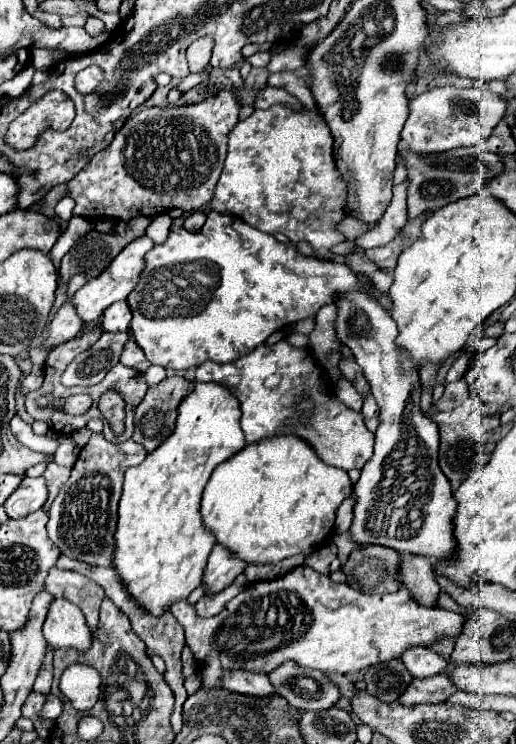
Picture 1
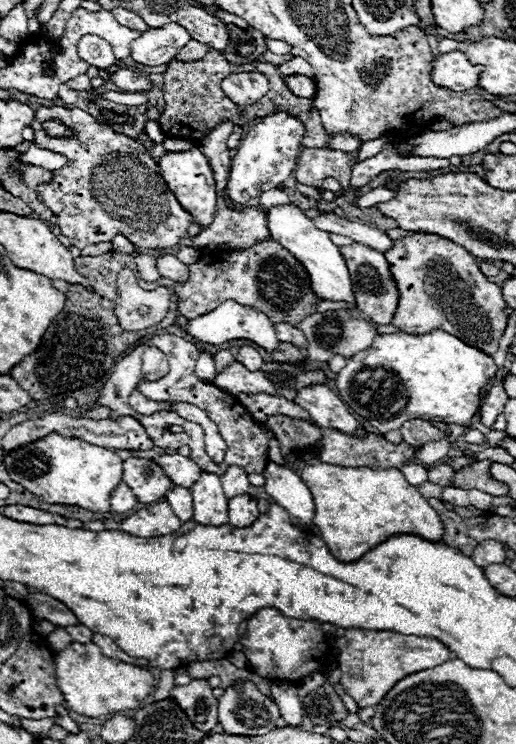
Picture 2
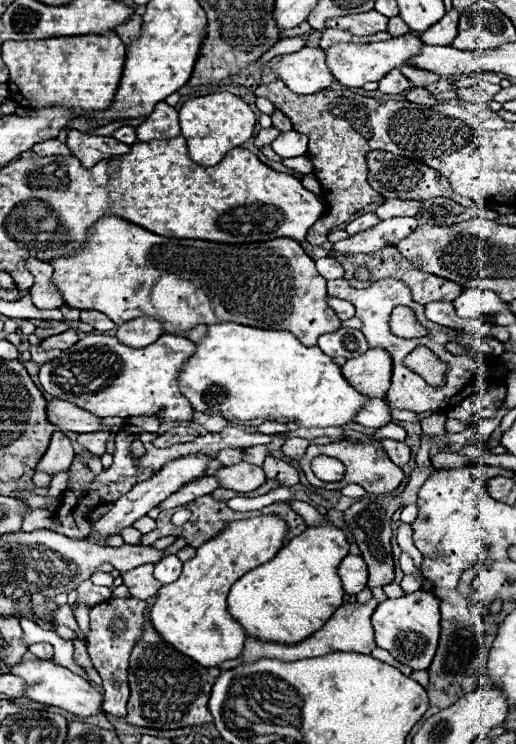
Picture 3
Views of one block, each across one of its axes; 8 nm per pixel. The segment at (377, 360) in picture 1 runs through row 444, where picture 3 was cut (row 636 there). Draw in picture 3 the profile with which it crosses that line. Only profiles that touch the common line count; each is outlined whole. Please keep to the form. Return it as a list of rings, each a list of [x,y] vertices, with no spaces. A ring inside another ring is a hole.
[[[412,592],[402,598],[388,598],[372,614],[378,648],[388,650],[398,662],[412,670],[428,670],[440,636],[440,600],[430,592]]]

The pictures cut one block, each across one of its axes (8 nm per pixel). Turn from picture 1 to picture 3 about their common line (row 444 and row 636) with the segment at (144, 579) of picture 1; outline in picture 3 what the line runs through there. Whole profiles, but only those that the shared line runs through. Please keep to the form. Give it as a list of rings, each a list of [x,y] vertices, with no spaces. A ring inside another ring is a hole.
[[[256,516],[228,524],[216,538],[202,544],[196,550],[196,556],[184,562],[180,578],[162,586],[156,594],[150,622],[160,638],[206,668],[214,668],[226,660],[236,660],[244,648],[246,634],[226,610],[228,590],[246,572],[270,562],[282,548],[284,536],[284,520],[278,516]]]

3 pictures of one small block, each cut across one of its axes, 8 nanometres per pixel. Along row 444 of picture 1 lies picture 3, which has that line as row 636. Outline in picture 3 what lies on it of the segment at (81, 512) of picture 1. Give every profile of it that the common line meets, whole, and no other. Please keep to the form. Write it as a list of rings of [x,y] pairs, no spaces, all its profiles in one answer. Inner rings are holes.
[[[110,598],[106,602],[96,604],[94,608],[90,608],[90,632],[86,636],[86,650],[88,650],[88,658],[92,660],[96,672],[102,678],[102,686],[104,686],[104,710],[112,716],[126,716],[126,702],[130,696],[128,690],[128,660],[130,660],[130,652],[134,648],[134,644],[142,638],[142,628],[144,628],[144,612],[146,612],[148,604],[144,600],[136,600],[136,598]],[[122,618],[126,624],[126,630],[120,636],[114,636],[114,632],[110,630],[114,626],[114,620]]]

